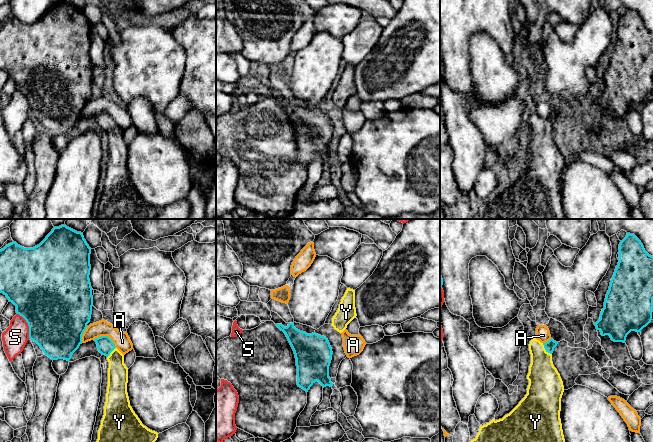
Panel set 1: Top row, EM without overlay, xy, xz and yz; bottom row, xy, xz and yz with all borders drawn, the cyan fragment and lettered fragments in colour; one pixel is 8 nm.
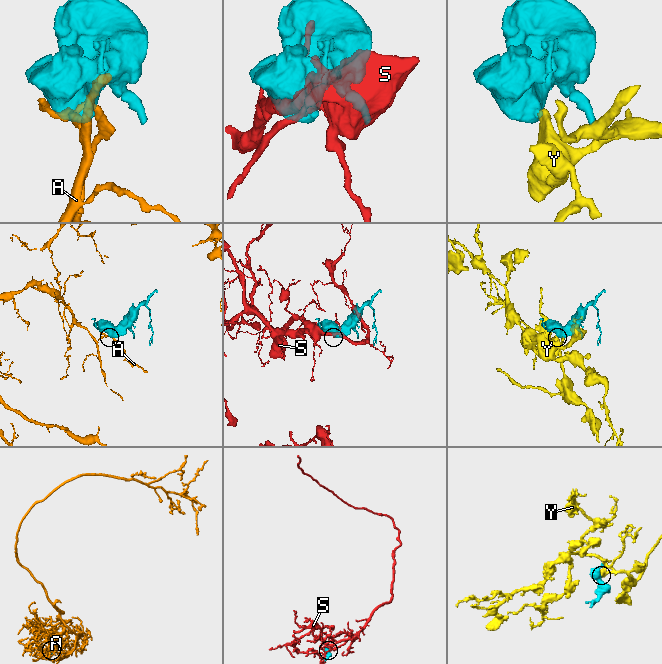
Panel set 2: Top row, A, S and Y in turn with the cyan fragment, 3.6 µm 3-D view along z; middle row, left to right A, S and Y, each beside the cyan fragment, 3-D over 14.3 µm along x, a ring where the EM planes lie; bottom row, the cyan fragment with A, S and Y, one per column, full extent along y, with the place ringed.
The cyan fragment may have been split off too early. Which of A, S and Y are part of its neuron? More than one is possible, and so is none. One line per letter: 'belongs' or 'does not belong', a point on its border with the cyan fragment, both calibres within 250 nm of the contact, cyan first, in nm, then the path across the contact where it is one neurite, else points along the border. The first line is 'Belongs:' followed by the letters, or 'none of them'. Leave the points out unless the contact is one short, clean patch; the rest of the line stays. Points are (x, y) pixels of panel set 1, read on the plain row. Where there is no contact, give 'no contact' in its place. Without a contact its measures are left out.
Belongs: Y
A: does not belong; meets cyan in xy at (106, 112); 140 nm thick on the cyan side, 130 nm on the other; border along xy (93, 115), (99, 112), (107, 112), (116, 123)
S: does not belong; meets cyan in xy at (28, 101); 500 nm thick on the cyan side, 200 nm on the other
Y: belongs; meets cyan in yz at (545, 125); 90 nm thick on the cyan side, 260 nm on the other; runs through yz (549, 122), (545, 125), (544, 156)

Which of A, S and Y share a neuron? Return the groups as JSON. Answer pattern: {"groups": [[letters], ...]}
{"groups": [["A"], ["S"], ["Y"]]}

